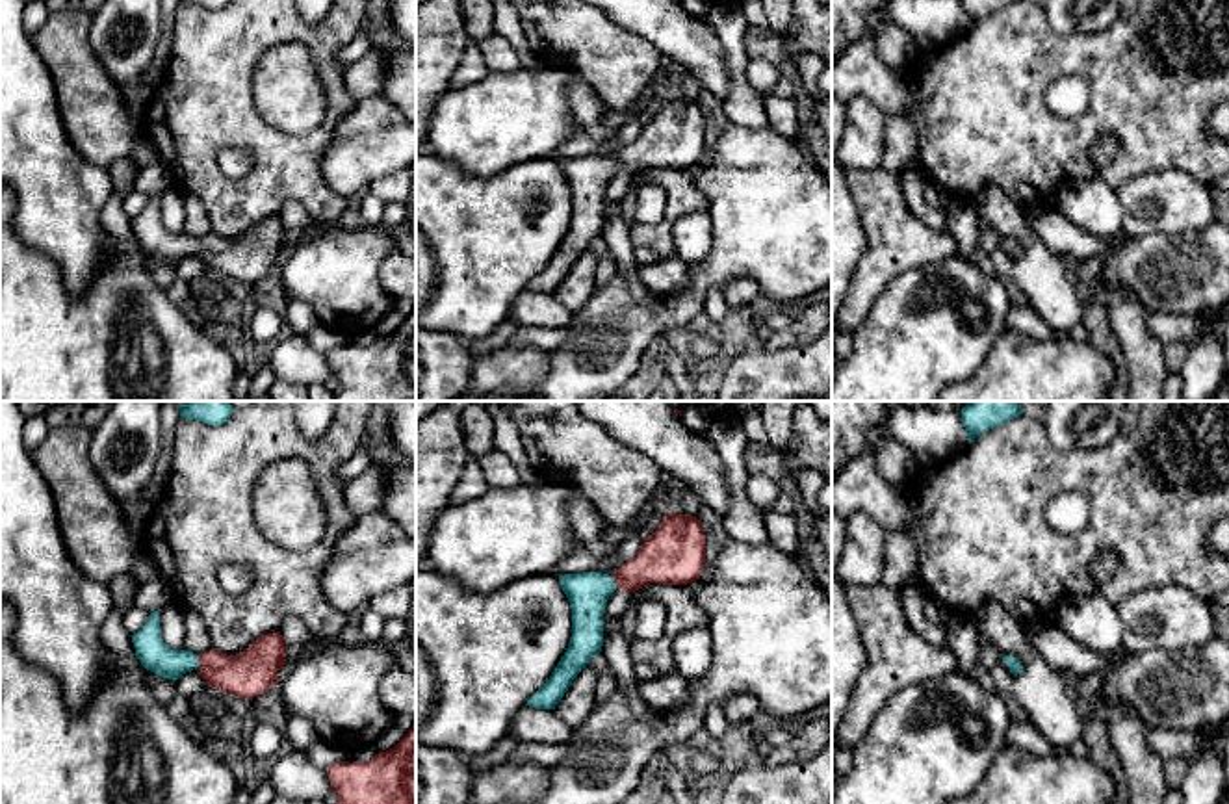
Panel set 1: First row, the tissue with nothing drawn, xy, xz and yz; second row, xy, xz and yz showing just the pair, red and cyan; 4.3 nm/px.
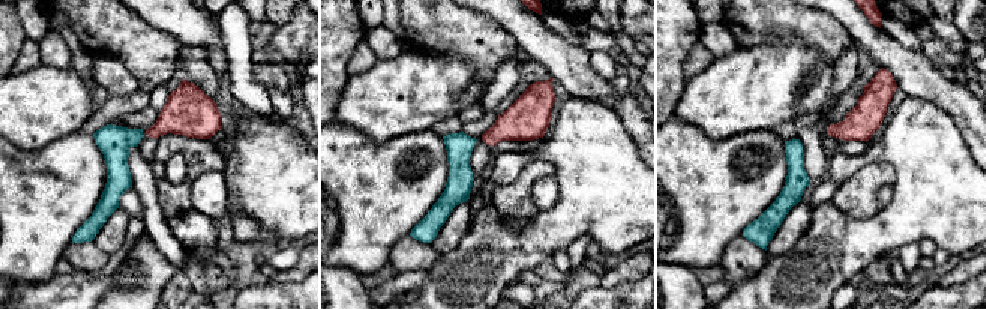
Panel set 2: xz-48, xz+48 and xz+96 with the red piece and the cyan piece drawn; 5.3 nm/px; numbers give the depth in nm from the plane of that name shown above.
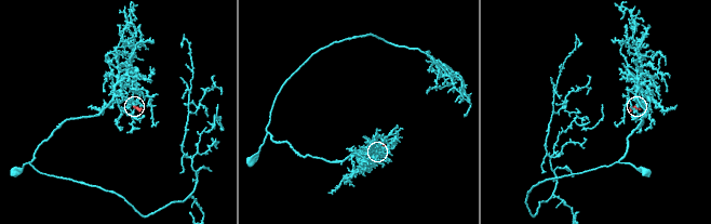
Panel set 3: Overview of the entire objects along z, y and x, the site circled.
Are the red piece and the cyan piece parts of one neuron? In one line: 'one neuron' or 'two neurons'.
one neuron

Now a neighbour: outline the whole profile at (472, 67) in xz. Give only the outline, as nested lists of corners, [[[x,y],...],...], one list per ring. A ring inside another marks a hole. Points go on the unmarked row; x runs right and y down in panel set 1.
[[[472,41],[462,52],[460,63],[451,76],[451,87],[460,89],[464,85],[472,85],[481,82],[488,74],[488,67],[483,59],[479,45]]]

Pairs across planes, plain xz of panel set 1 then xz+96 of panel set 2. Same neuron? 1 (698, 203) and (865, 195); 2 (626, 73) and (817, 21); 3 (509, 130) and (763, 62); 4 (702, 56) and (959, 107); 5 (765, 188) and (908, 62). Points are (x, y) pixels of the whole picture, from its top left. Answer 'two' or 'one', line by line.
1: one
2: one
3: one
4: one
5: two

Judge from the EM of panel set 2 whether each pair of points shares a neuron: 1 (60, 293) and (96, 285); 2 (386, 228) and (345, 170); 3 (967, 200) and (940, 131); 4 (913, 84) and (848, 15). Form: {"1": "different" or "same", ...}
{"1": "same", "2": "same", "3": "same", "4": "same"}

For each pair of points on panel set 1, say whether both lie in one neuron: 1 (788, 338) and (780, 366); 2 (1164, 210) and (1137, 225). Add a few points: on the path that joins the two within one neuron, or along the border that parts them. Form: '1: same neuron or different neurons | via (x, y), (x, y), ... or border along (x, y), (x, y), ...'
1: different neurons | border along (812, 340), (801, 346), (763, 348)
2: same neuron | via (1157, 210), (1144, 218)

